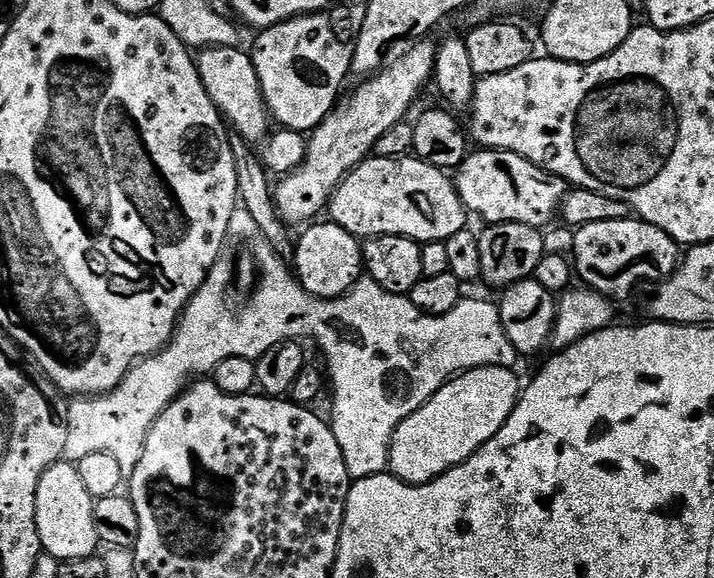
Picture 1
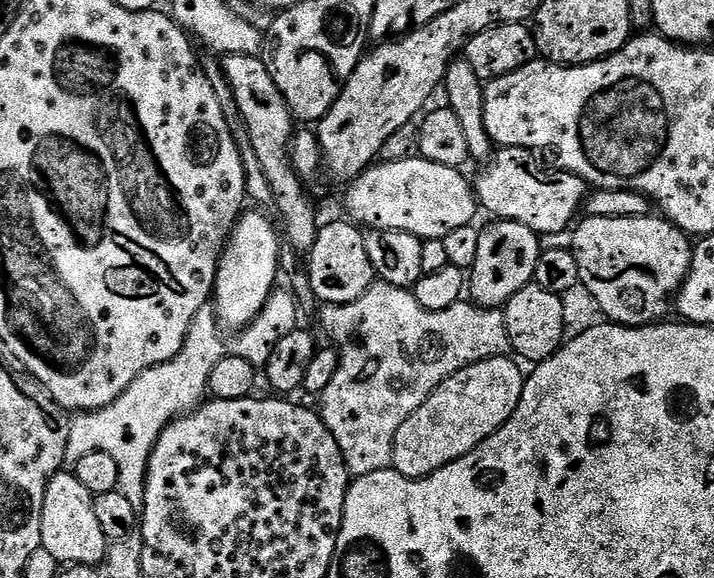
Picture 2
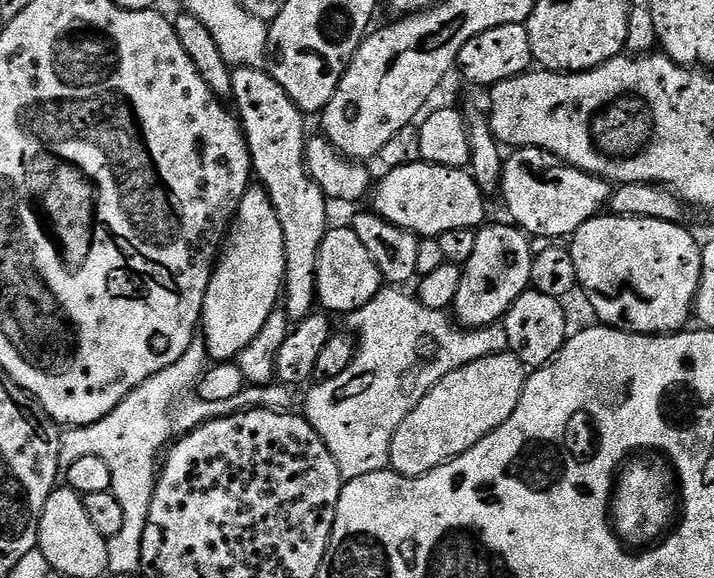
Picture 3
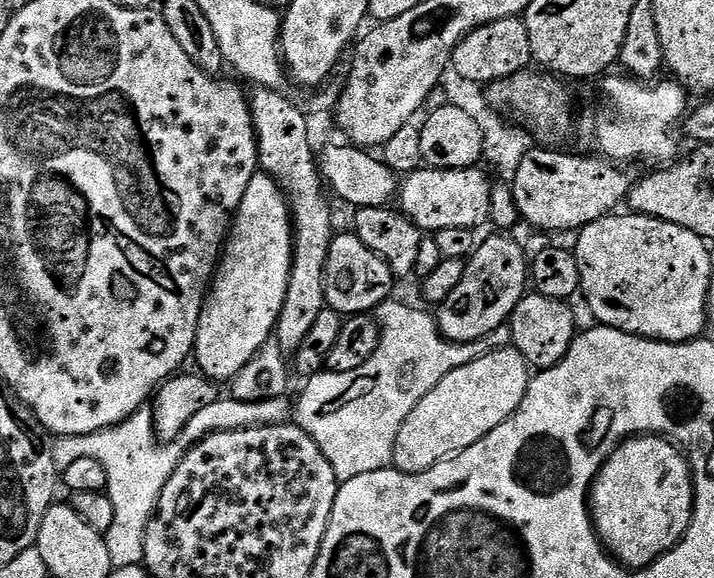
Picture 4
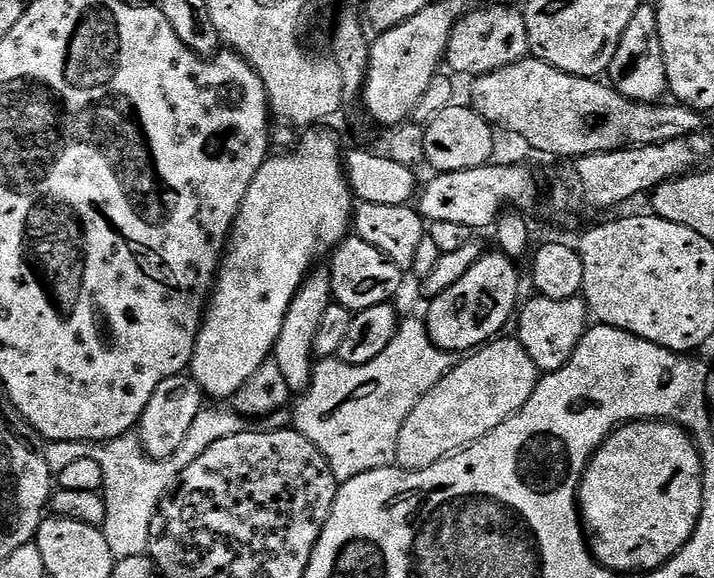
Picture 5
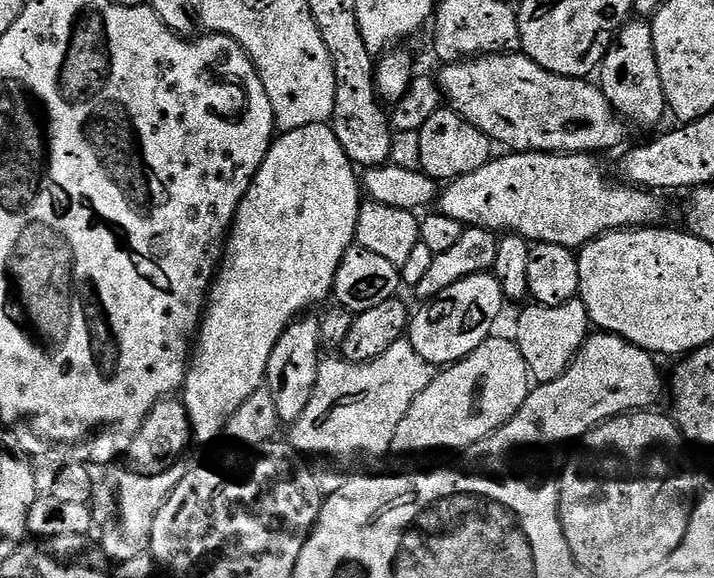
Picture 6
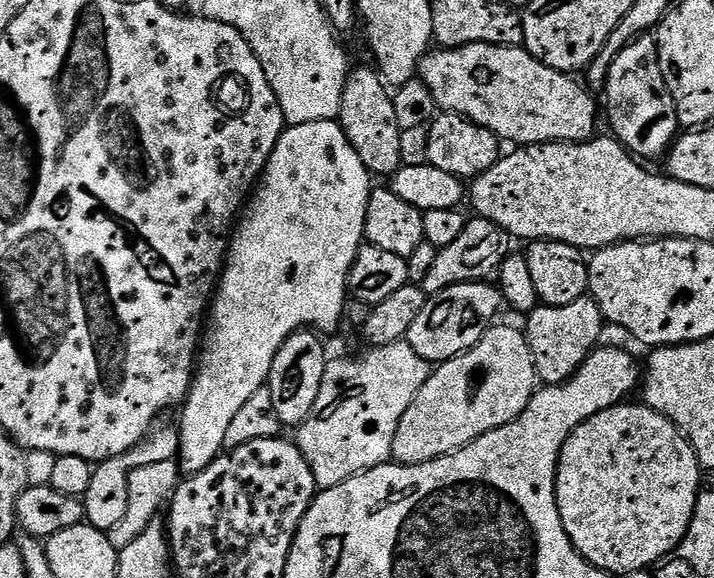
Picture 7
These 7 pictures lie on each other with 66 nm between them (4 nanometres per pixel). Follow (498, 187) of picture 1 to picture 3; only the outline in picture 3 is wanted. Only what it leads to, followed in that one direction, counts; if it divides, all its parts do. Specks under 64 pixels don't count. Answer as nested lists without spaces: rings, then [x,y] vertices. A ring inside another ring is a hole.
[[[517,148],[511,153],[513,156],[509,155],[504,161],[504,177],[500,180],[500,190],[499,195],[504,196],[504,204],[508,207],[508,212],[513,221],[519,227],[523,228],[525,232],[528,233],[529,237],[537,238],[536,236],[541,236],[544,242],[556,242],[559,236],[564,236],[564,238],[571,238],[577,230],[579,230],[582,225],[586,222],[593,220],[595,216],[601,215],[605,211],[606,205],[610,200],[610,184],[601,178],[601,176],[591,176],[588,172],[583,172],[577,168],[572,168],[568,164],[560,161],[556,156],[551,156],[548,152],[542,151],[540,148]]]

